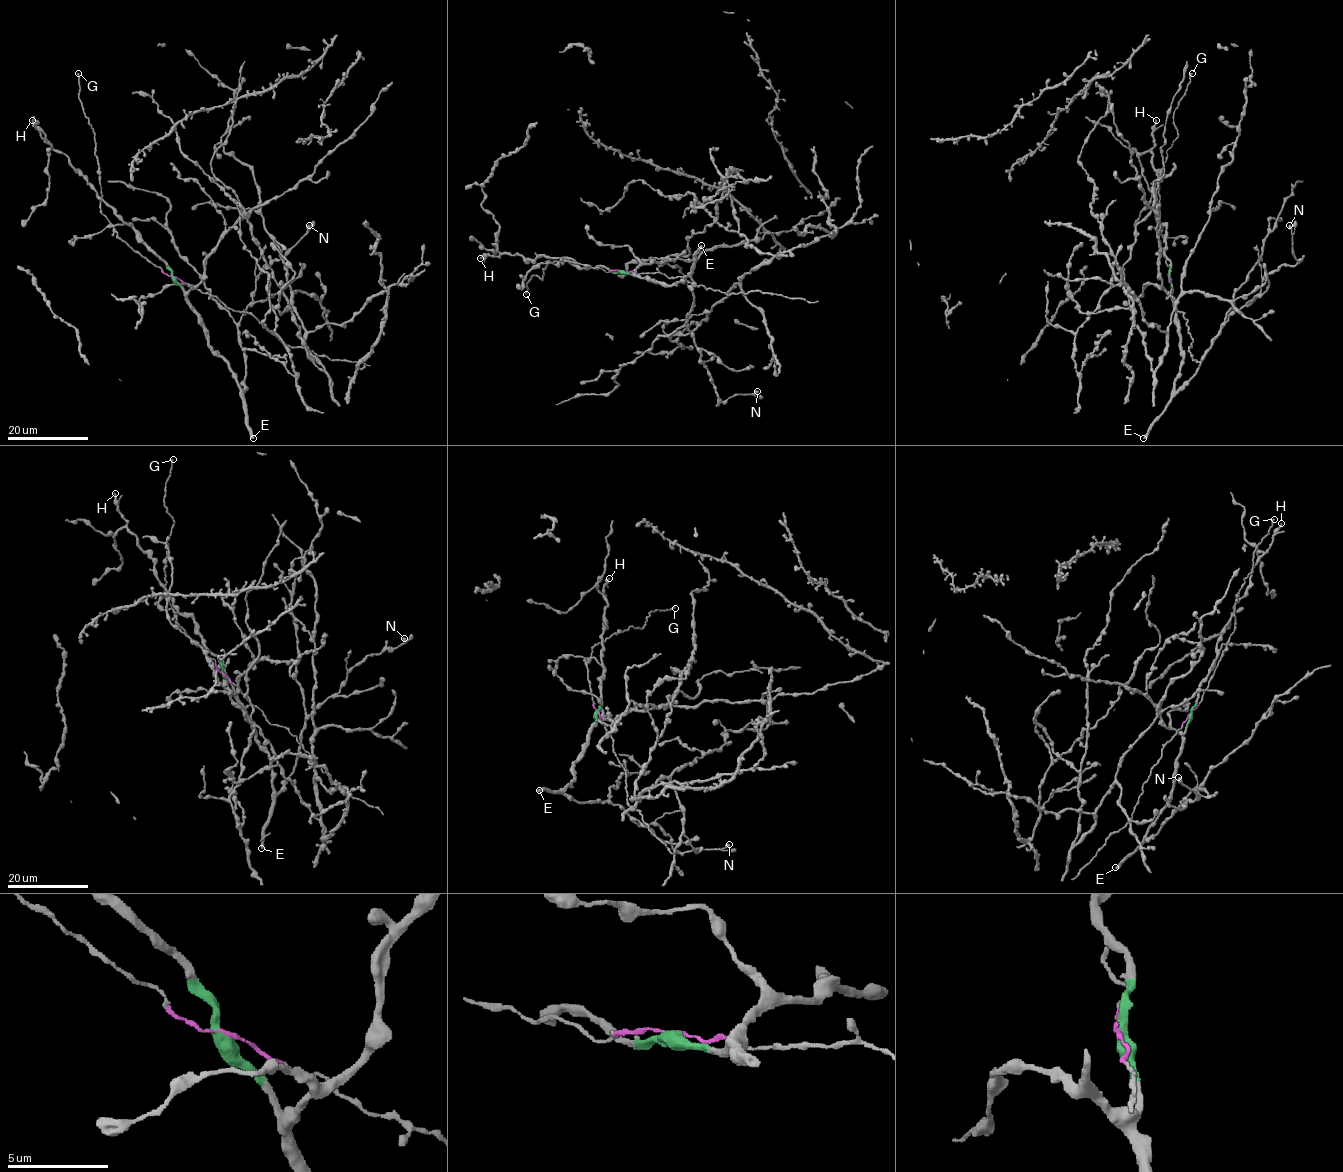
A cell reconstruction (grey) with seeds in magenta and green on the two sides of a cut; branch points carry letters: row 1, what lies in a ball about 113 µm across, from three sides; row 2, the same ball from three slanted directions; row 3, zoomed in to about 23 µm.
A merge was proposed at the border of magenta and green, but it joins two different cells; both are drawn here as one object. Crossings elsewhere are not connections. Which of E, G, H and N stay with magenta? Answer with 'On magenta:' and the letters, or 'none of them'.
On magenta: G

